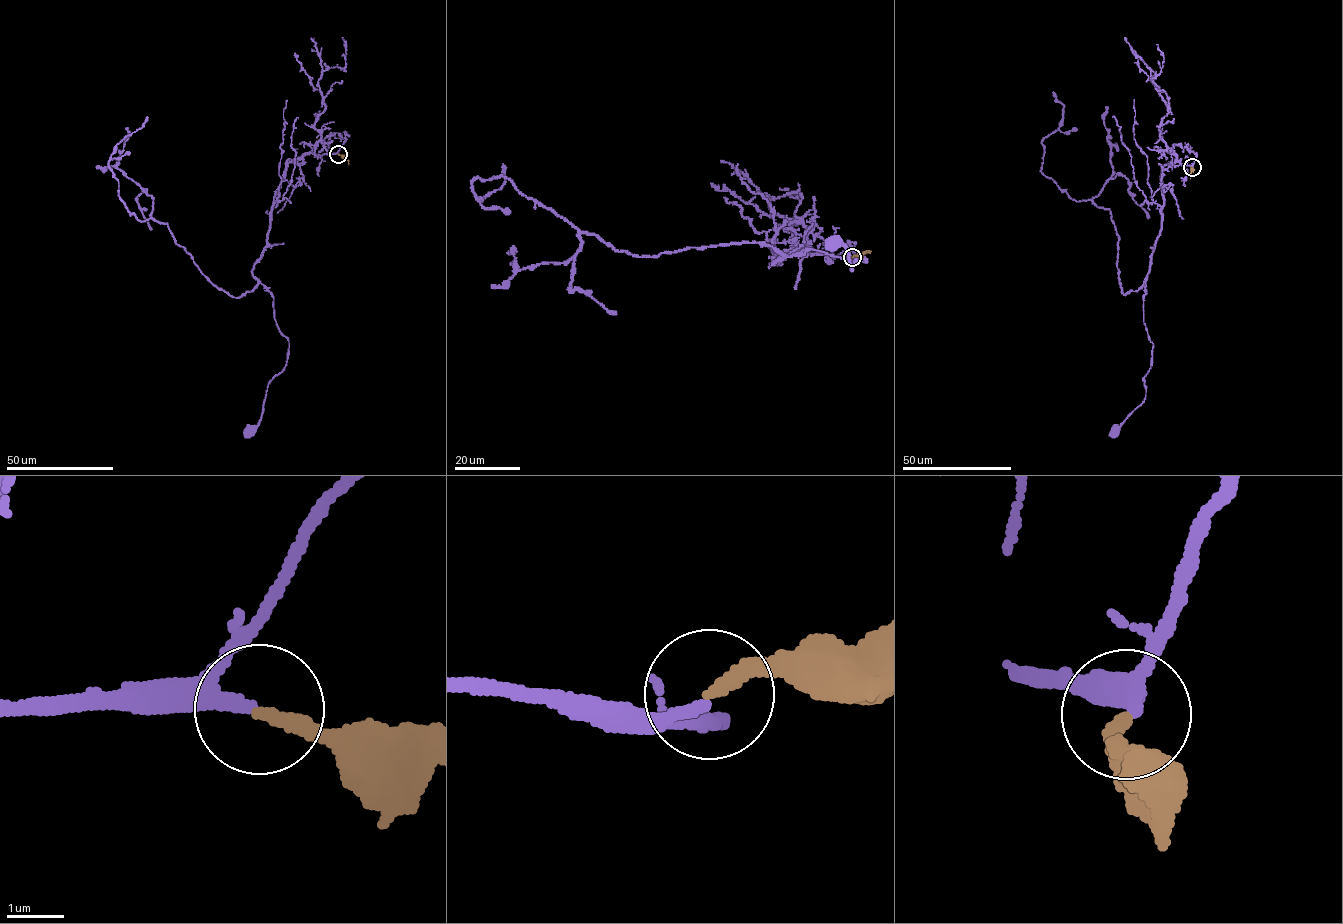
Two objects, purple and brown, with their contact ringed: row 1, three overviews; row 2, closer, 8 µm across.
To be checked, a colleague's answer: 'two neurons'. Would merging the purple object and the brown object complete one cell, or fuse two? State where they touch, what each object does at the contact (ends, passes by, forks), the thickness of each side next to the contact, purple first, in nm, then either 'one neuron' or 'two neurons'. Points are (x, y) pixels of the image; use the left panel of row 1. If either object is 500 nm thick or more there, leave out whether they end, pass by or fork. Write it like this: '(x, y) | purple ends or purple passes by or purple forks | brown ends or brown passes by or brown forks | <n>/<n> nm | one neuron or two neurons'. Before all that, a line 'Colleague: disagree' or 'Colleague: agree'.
Colleague: disagree
(338, 154) | purple passes by | brown ends | 160/240 nm | one neuron

